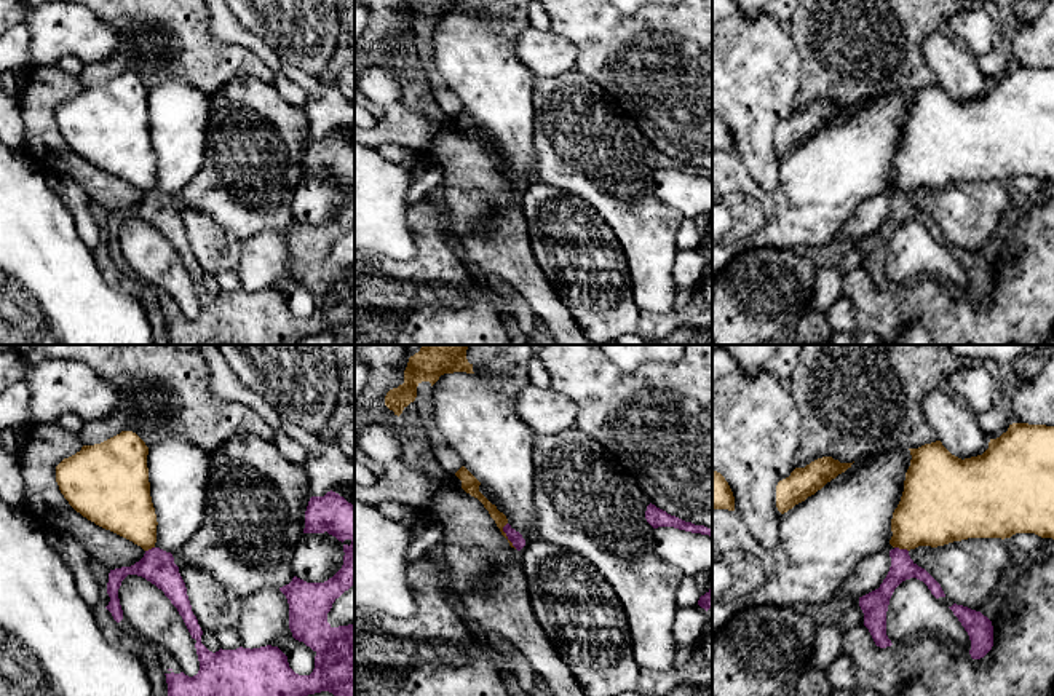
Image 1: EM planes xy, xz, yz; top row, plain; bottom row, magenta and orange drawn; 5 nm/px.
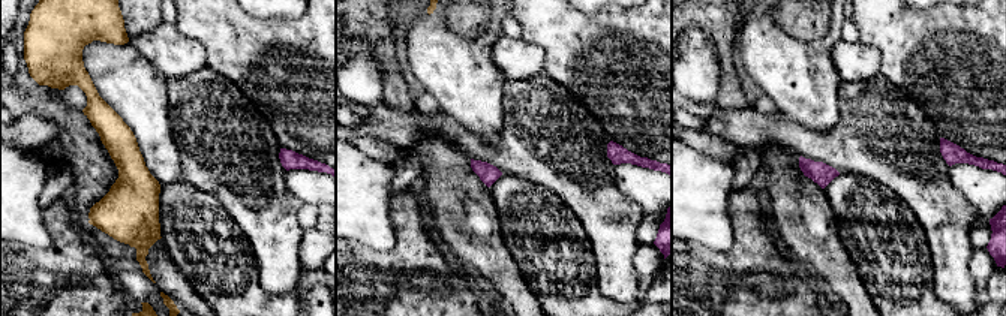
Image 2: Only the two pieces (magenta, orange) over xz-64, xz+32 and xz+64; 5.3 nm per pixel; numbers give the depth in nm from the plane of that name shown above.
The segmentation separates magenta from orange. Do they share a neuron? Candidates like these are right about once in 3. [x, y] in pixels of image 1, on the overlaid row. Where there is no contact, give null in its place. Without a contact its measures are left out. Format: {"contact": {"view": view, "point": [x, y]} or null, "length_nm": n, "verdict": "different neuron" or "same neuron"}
{"contact": {"view": "xz", "point": [507, 535]}, "length_nm": 140, "verdict": "different neuron"}

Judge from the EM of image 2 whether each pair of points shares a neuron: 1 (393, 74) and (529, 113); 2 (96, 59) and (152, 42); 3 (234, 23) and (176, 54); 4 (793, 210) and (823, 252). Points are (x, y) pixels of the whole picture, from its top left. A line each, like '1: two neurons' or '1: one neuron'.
1: two neurons
2: two neurons
3: two neurons
4: one neuron

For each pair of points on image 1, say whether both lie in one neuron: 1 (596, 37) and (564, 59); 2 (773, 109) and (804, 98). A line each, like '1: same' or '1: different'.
1: different
2: different

